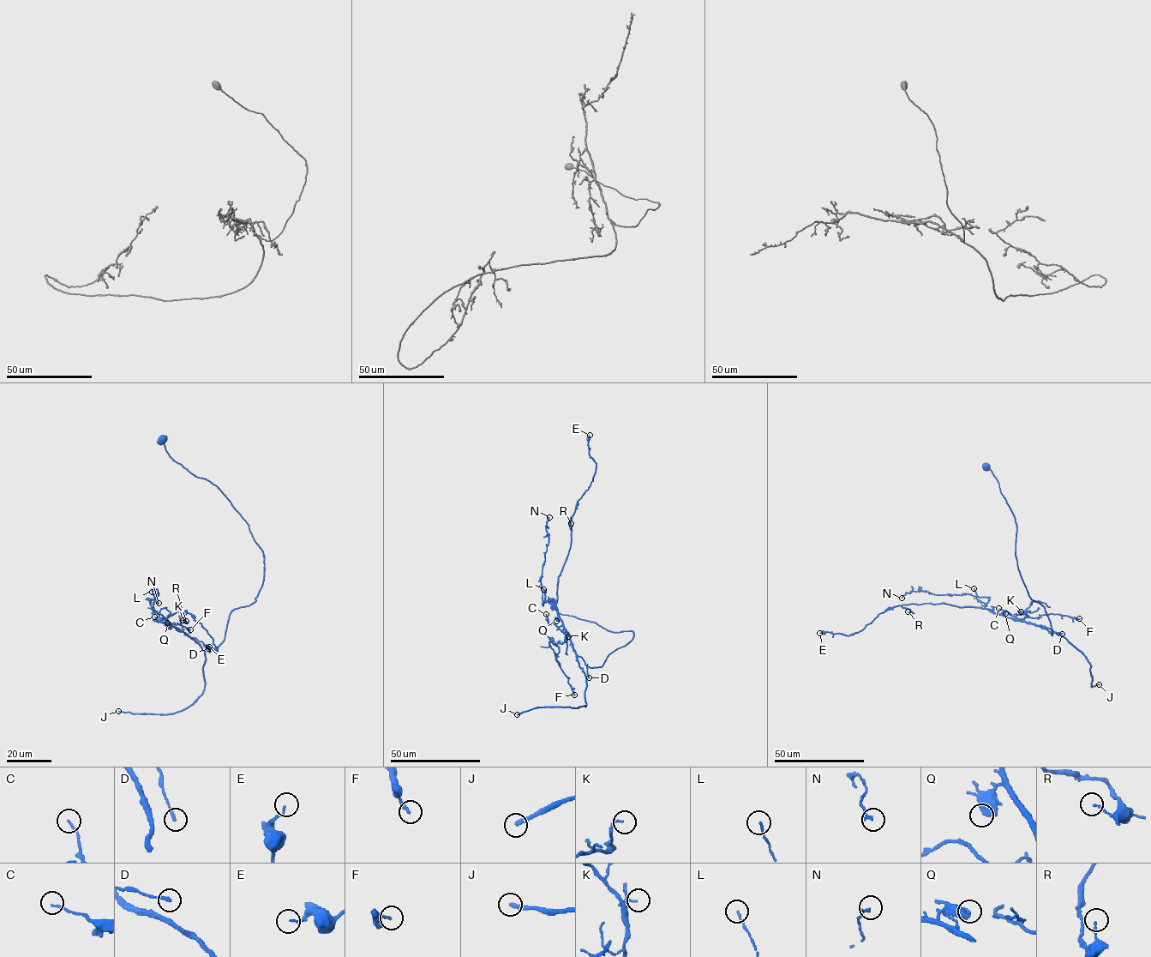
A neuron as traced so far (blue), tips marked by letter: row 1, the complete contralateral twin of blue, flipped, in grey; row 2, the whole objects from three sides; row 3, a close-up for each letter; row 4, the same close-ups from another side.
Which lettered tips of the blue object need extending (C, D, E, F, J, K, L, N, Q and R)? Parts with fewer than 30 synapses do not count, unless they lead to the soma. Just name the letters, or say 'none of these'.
J

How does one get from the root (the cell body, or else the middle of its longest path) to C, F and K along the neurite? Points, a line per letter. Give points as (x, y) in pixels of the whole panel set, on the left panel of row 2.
C: (160, 440), (248, 525), (263, 554), (264, 579), (254, 601), (230, 612), (224, 641), (211, 650), (154, 616)
F: (160, 440), (219, 490), (264, 556), (255, 600), (230, 612), (218, 647), (167, 625), (190, 629)
K: (160, 440), (219, 490), (264, 556), (255, 600), (230, 612), (218, 647), (176, 628), (182, 620)

